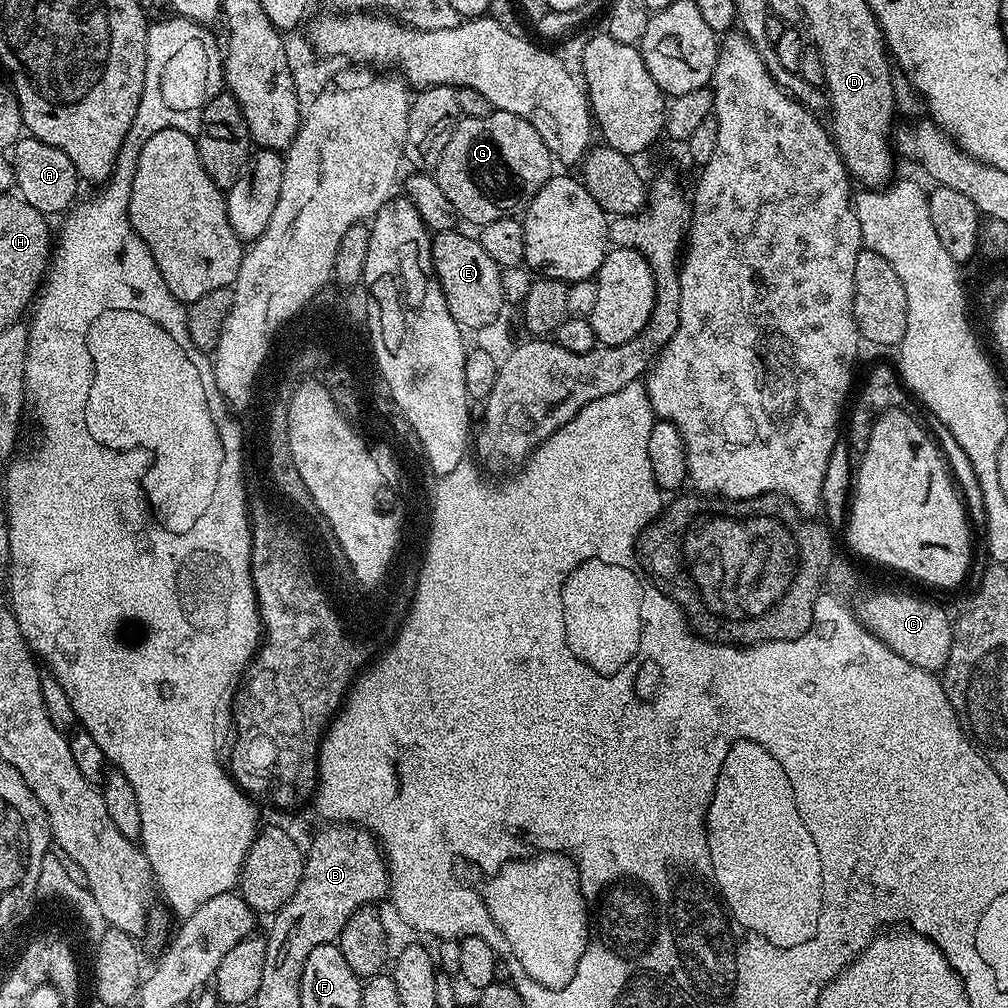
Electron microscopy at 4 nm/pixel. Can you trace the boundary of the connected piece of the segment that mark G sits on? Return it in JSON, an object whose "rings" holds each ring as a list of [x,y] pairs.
{"rings":[[[494,110],[481,116],[465,116],[456,123],[434,175],[457,217],[479,226],[498,222],[498,218],[519,217],[554,174],[552,164],[552,151],[526,118]]]}

